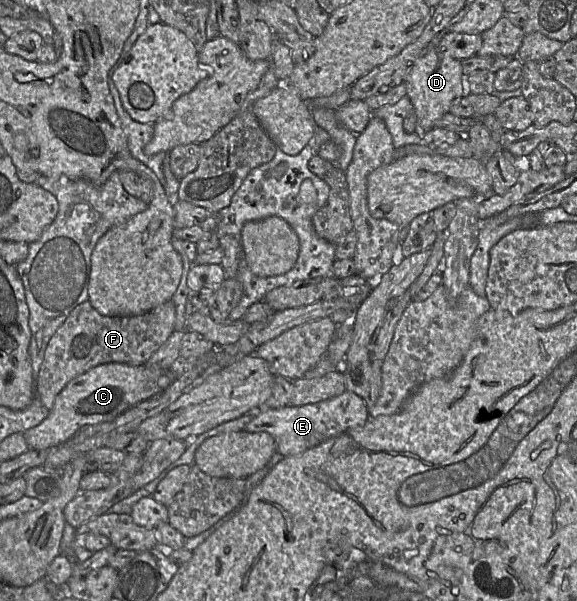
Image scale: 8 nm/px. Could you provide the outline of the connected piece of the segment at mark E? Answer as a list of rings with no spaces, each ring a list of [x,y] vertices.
[[[346,390],[338,396],[318,403],[301,406],[287,405],[280,408],[259,408],[259,411],[254,413],[253,419],[245,426],[245,430],[252,433],[266,432],[270,434],[275,440],[276,451],[281,453],[284,457],[288,457],[302,453],[349,429],[362,426],[369,417],[368,406],[364,399],[356,393]]]

